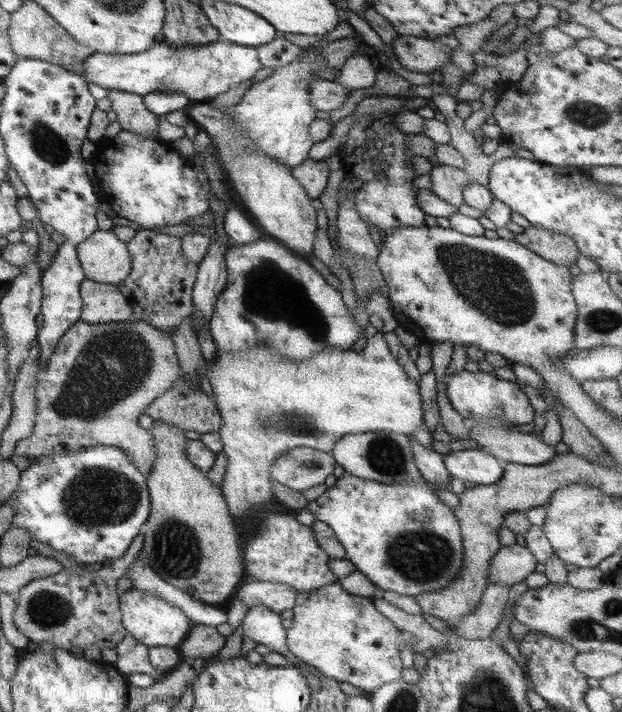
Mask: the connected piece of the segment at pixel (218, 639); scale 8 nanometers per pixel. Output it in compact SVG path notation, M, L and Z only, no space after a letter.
M193 625L182 643L178 644L178 652L184 658L212 658L218 655L226 642L226 637L216 627Z

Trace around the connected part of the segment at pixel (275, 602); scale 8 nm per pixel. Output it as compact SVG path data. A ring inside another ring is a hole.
M252 578L244 579L232 597L234 598L239 599L246 609L261 605L278 615L294 609L299 602L294 588L280 582L260 582Z

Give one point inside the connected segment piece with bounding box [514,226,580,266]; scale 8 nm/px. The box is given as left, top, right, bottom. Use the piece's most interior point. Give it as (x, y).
(554, 246)

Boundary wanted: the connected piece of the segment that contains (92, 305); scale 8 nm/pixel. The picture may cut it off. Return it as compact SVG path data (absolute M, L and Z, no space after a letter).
M84 279L80 284L82 295L81 320L88 324L102 324L132 319L132 305L117 285Z

